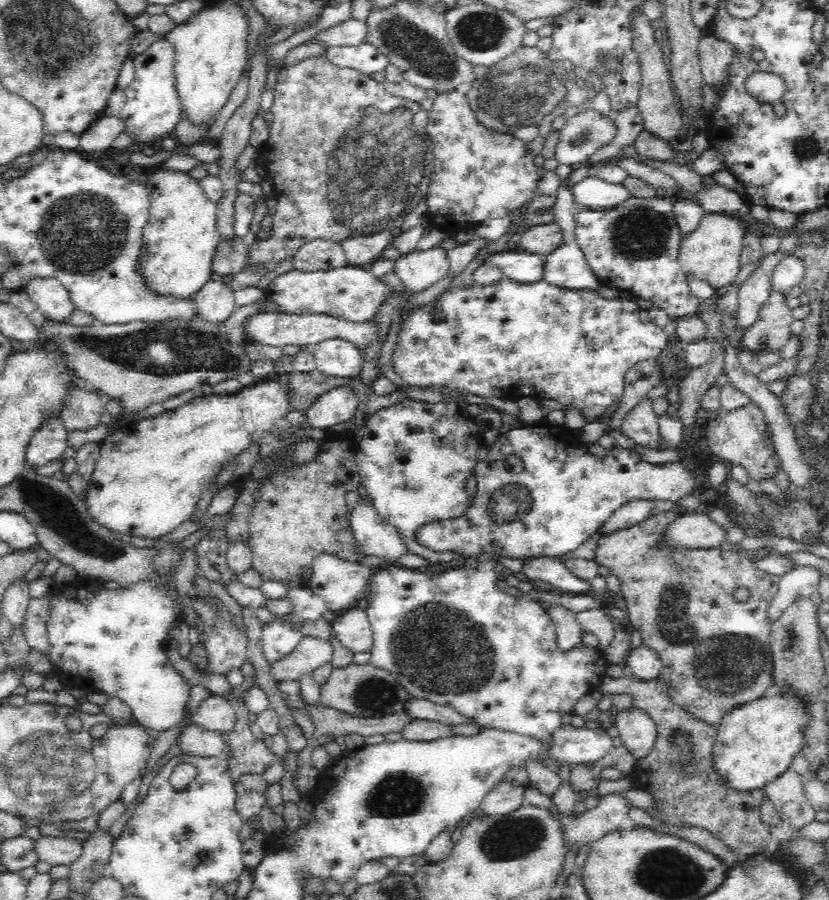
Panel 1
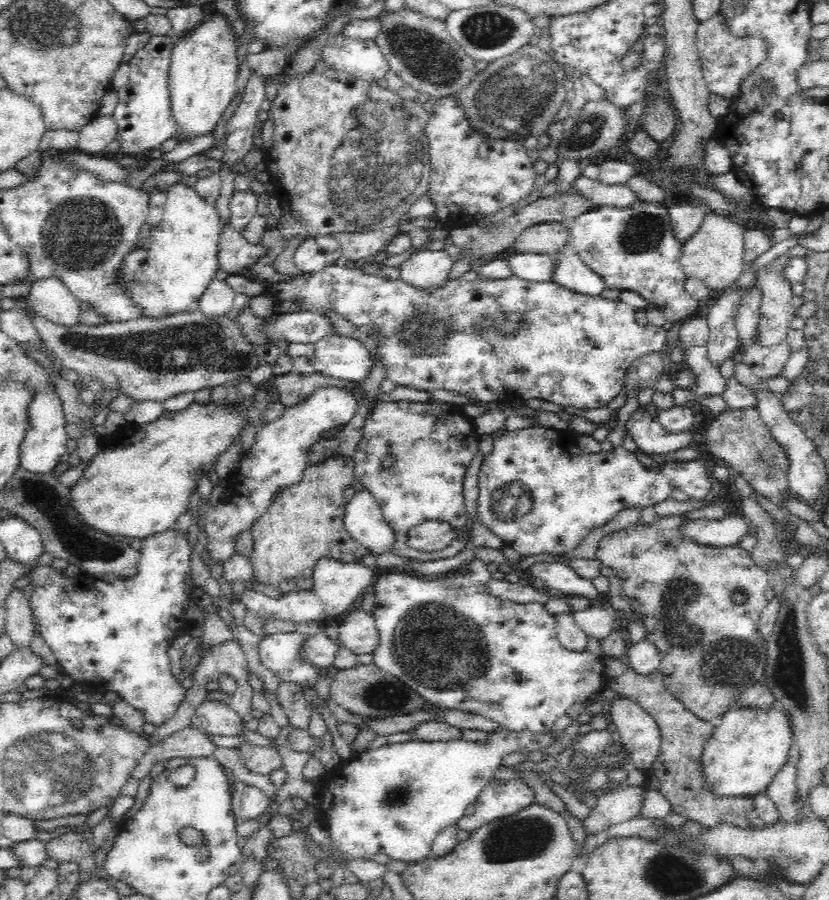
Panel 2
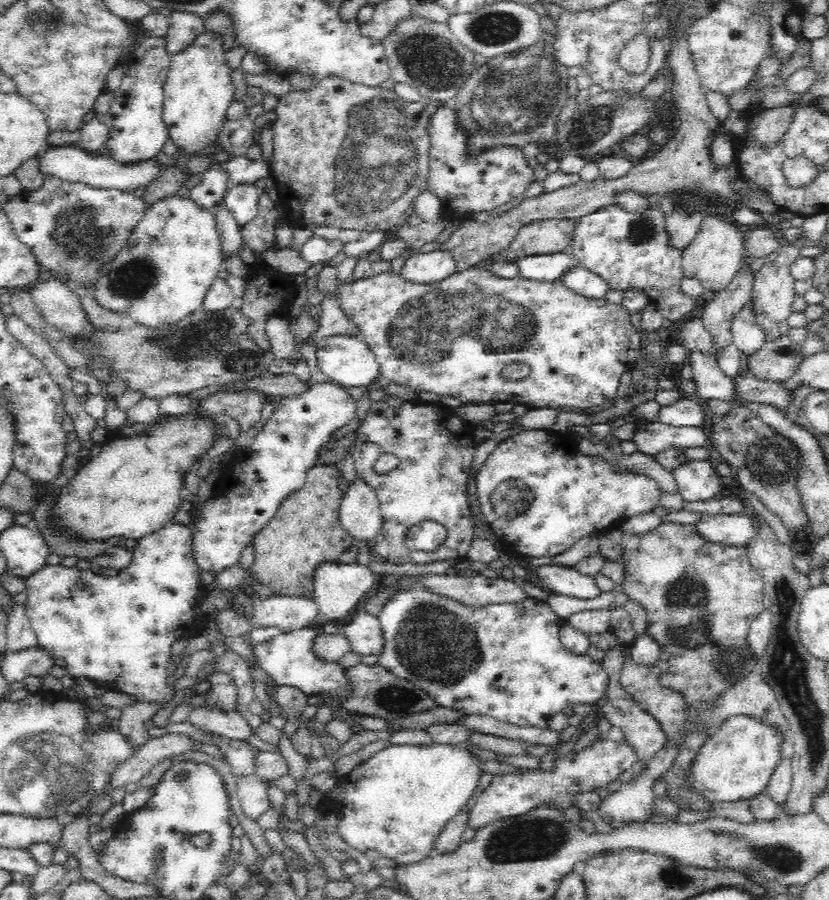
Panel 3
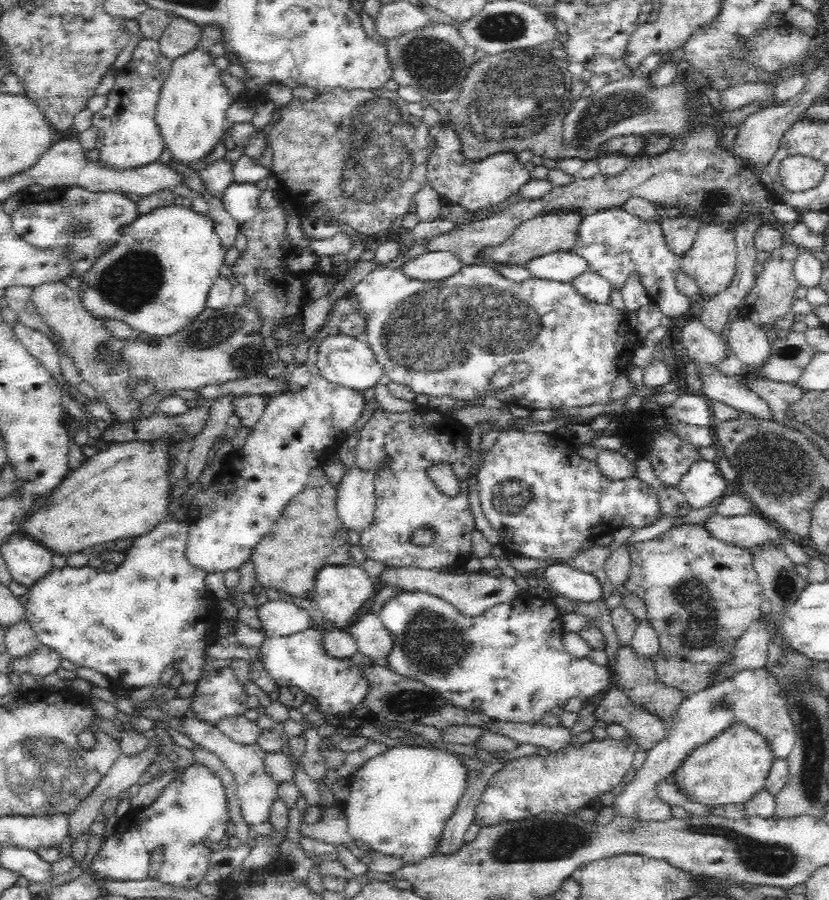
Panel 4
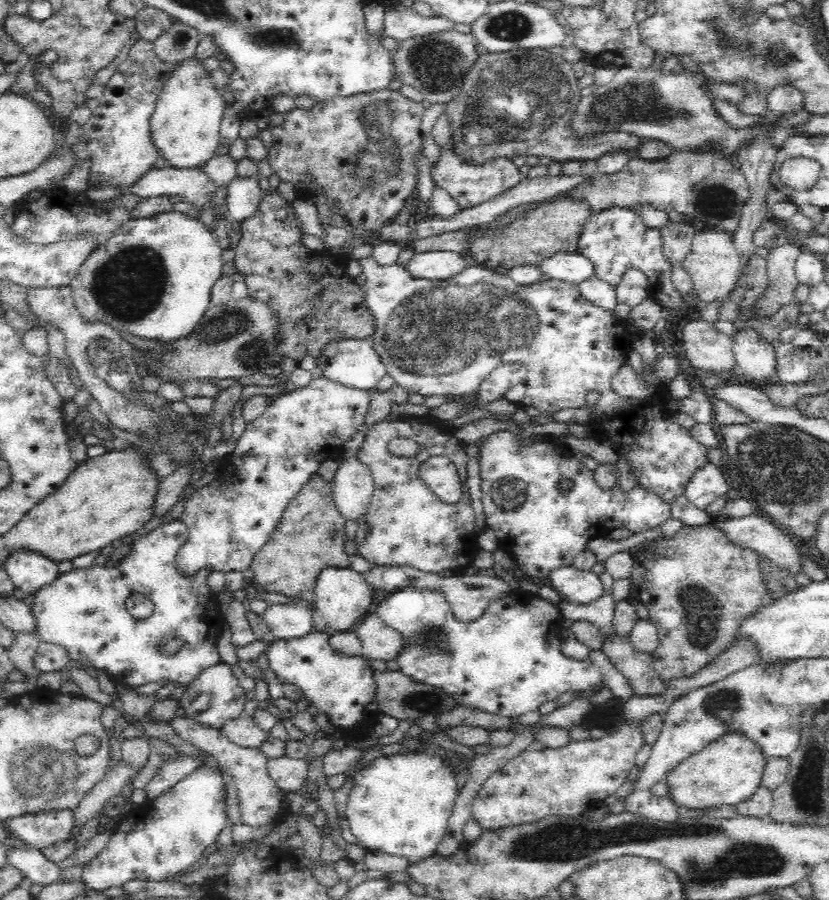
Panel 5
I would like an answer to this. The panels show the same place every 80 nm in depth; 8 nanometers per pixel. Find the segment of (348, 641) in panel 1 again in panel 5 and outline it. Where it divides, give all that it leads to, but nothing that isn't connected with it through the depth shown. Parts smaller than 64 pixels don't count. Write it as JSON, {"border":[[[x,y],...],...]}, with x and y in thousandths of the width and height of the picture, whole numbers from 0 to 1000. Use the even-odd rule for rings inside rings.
{"border":[[[452,680],[439,684],[425,700],[437,712],[434,727],[449,733],[478,733],[490,720],[487,706],[461,691]]]}

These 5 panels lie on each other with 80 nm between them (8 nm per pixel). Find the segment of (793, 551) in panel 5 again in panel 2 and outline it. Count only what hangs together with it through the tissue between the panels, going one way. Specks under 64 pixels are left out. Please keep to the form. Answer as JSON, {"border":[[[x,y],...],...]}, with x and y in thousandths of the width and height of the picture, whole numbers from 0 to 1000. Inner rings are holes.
{"border":[[[878,570],[871,578],[828,576],[824,573],[820,592],[828,599],[850,608],[875,608],[888,604],[903,591],[902,581],[891,571]]]}

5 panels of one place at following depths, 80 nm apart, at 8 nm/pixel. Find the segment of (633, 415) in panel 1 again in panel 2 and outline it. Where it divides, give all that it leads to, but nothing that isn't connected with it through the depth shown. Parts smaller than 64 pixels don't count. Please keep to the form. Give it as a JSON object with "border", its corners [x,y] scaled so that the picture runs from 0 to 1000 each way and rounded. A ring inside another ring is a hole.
{"border":[[[774,432],[768,438],[770,452],[755,469],[754,480],[768,493],[772,502],[782,504],[806,504],[819,498],[840,496],[837,484],[830,479],[808,481],[796,473],[782,453],[786,450],[789,433]]]}

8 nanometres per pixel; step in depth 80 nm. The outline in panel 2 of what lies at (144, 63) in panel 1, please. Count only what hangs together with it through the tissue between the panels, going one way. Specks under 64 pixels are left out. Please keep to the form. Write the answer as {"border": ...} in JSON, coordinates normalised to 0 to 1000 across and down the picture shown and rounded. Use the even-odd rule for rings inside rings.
{"border":[[[205,39],[185,40],[174,53],[160,60],[157,72],[157,89],[142,102],[144,113],[136,130],[142,141],[140,156],[150,171],[171,171],[174,167],[191,166],[203,153],[212,153],[216,144],[206,124],[204,76],[210,44]]]}

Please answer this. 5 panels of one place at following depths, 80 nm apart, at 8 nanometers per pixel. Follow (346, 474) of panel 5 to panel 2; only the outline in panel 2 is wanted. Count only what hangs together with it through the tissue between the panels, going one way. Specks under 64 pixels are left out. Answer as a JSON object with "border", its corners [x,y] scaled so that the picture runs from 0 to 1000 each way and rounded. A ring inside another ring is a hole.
{"border":[[[441,543],[431,546],[427,553],[416,560],[415,582],[420,593],[446,616],[454,618],[474,610],[476,591],[467,583],[458,561]]]}

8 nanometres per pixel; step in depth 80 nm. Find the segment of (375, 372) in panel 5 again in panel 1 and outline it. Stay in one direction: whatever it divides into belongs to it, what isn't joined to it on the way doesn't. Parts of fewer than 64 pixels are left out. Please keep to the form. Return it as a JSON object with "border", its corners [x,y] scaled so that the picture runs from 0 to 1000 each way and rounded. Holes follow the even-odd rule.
{"border":[[[393,377],[374,383],[372,390],[380,397],[381,409],[393,418],[423,420],[438,409],[440,396],[417,377]]]}

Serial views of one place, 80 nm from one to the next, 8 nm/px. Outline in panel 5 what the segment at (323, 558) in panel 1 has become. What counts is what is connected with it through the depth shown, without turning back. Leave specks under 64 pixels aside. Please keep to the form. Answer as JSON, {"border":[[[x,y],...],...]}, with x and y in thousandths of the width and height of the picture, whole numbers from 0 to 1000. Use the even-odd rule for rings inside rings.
{"border":[[[393,631],[384,638],[380,649],[380,673],[387,692],[396,703],[425,700],[443,684],[446,673],[454,668],[455,657],[446,653],[437,642],[437,636],[419,631]]]}

